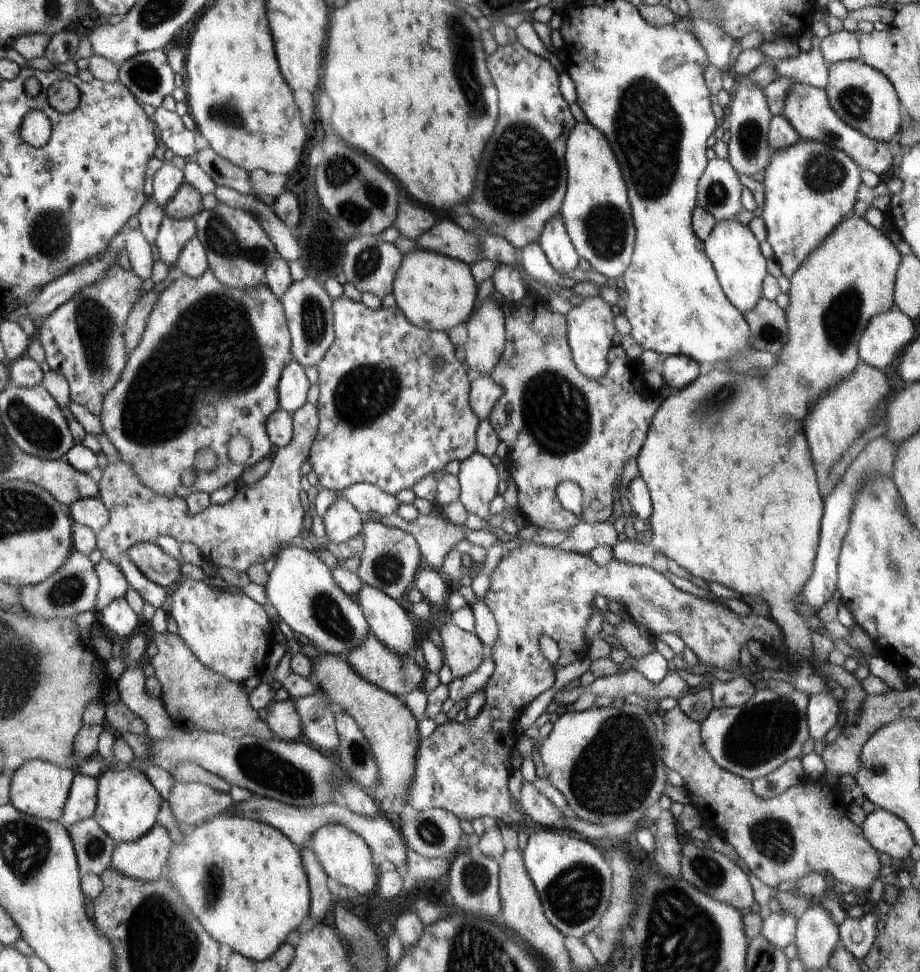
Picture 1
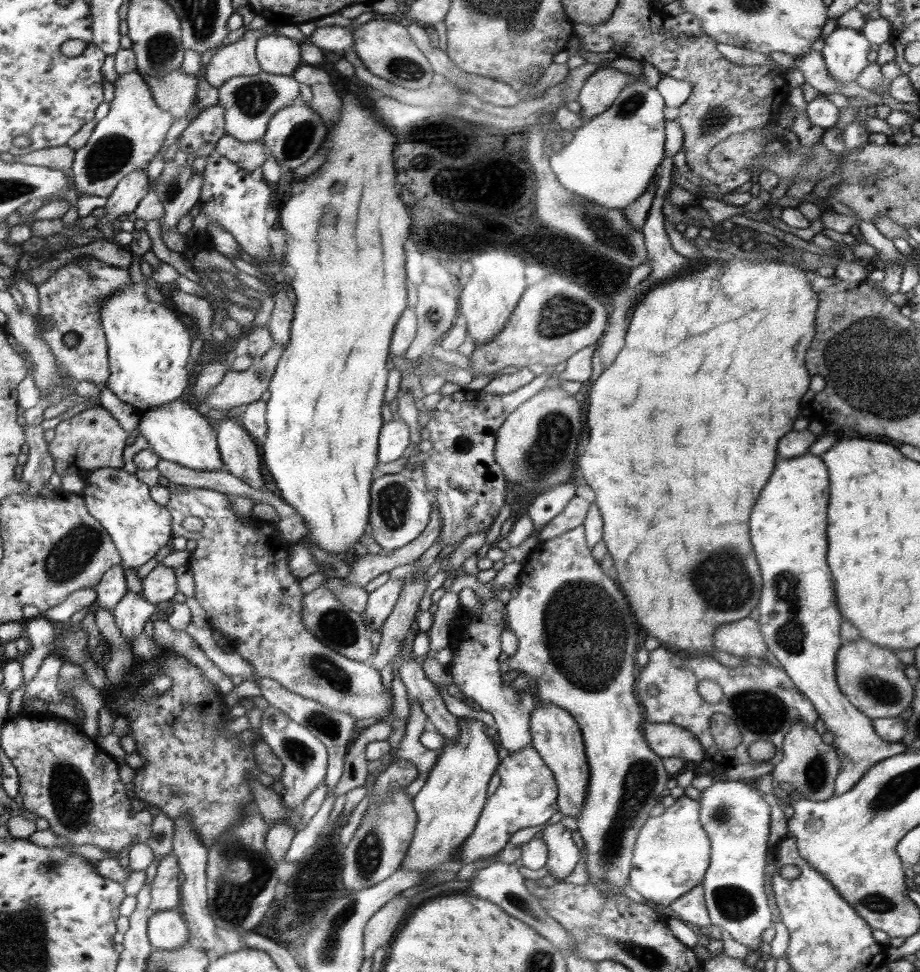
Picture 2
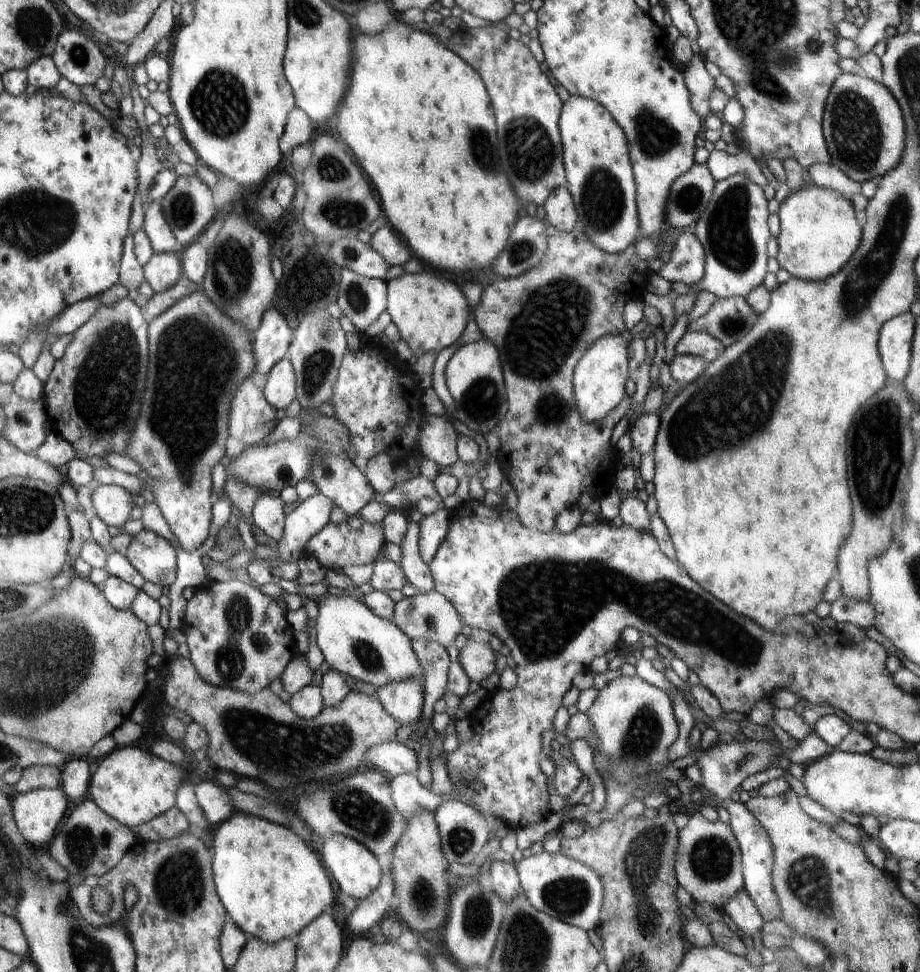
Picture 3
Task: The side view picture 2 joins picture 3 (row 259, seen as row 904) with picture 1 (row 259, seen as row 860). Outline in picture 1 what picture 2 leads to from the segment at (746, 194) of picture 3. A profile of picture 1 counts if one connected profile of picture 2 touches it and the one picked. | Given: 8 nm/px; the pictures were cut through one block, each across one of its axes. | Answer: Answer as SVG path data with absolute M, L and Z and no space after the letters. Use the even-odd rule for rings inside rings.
M738 215L717 221L710 236L704 240L704 246L726 298L744 314L752 310L762 297L763 278L767 275L767 258L764 258L760 243L748 225L740 224L737 217Z

